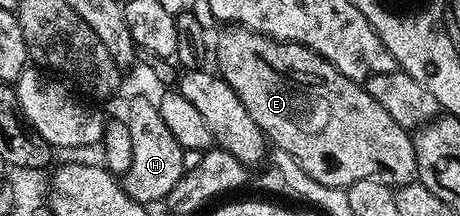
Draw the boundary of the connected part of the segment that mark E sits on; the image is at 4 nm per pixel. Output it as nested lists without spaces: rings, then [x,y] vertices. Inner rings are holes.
[[[226,24],[222,29],[225,30],[217,37],[219,76],[239,95],[243,107],[247,107],[247,115],[255,119],[266,138],[276,148],[287,151],[315,183],[345,189],[351,183],[359,183],[359,179],[375,179],[394,187],[417,181],[417,160],[410,130],[399,127],[399,123],[371,99],[364,84],[347,79],[347,75],[340,73],[327,59],[302,45],[264,37],[242,25]]]

